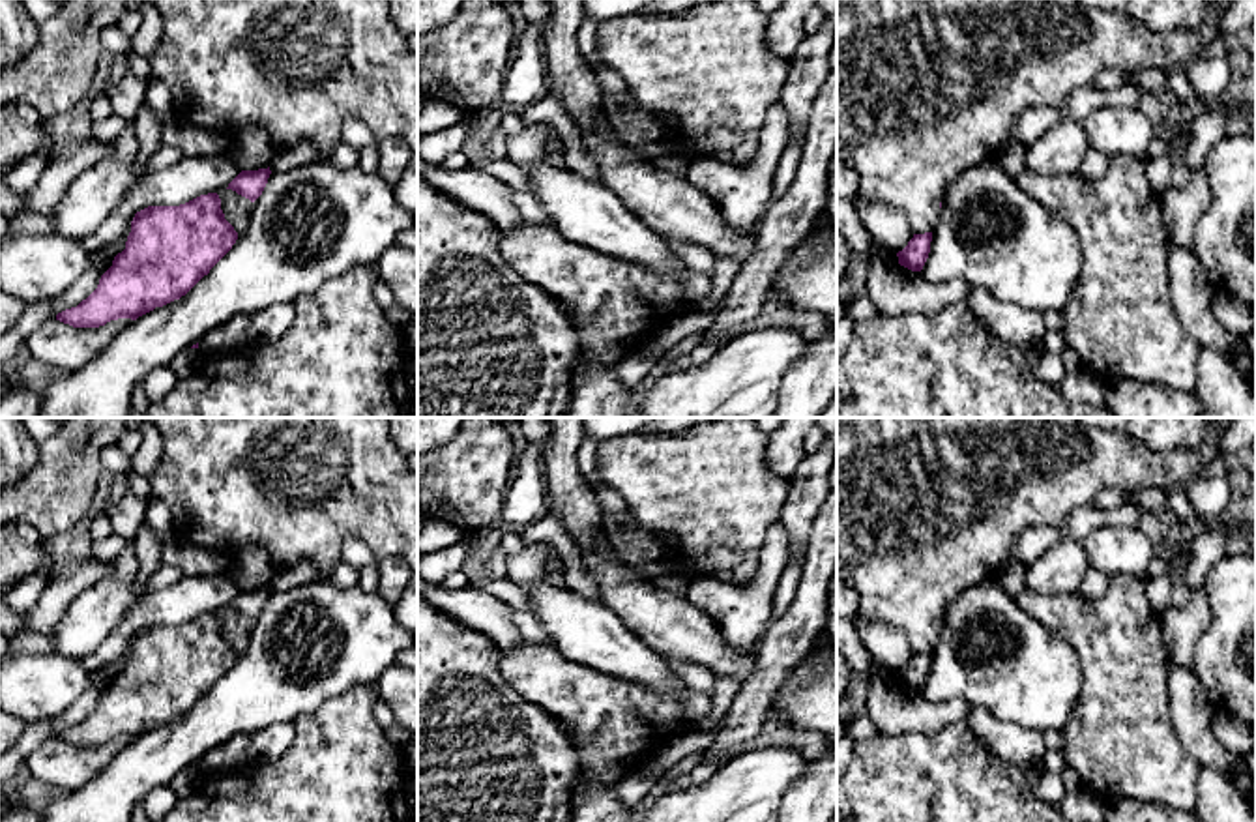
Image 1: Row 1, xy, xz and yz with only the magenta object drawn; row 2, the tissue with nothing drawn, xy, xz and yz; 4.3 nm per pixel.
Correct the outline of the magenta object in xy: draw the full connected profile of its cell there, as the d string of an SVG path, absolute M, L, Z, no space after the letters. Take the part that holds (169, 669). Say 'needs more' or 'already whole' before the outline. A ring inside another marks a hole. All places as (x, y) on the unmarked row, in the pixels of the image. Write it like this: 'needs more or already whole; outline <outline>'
already whole; outline M217 612L180 625L135 633L125 668L77 727L56 734L73 747L99 747L185 715L232 668L238 652L225 639Z

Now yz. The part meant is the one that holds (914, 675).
already whole; outline M932 652L913 653L908 665L897 672L898 683L921 691L930 672Z

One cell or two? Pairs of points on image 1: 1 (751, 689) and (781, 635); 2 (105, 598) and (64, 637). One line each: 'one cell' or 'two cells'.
1: one cell
2: one cell

